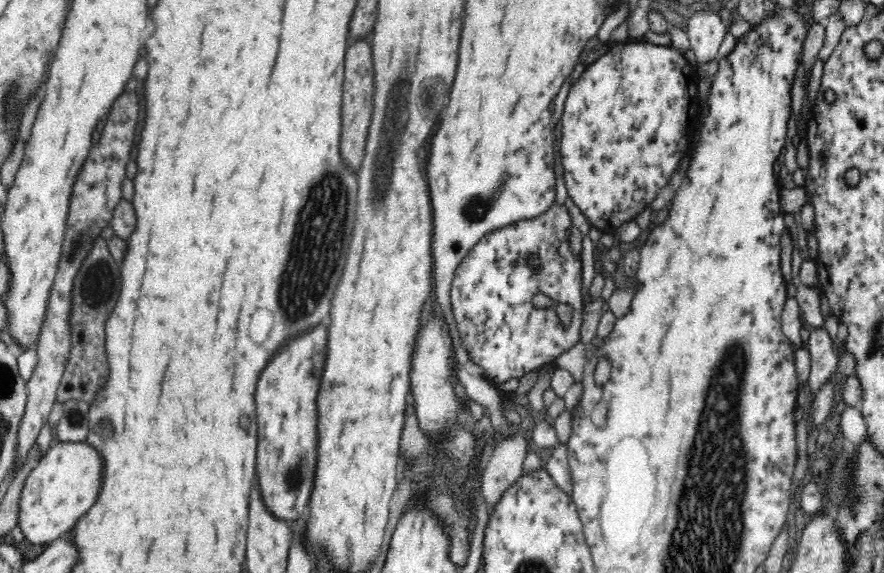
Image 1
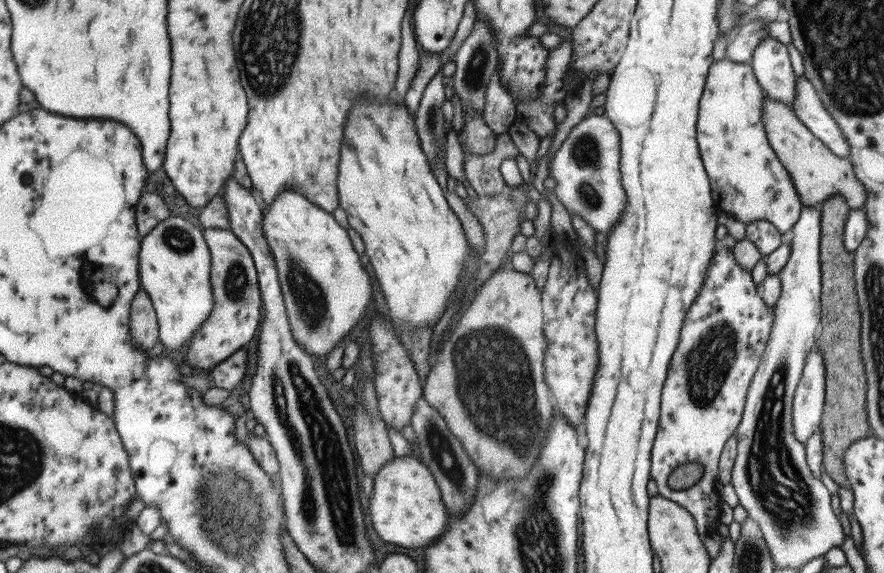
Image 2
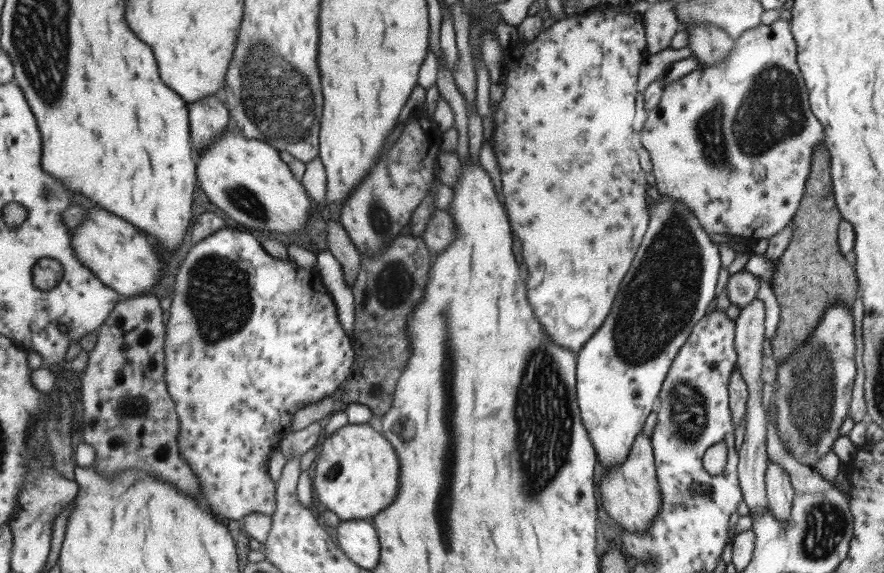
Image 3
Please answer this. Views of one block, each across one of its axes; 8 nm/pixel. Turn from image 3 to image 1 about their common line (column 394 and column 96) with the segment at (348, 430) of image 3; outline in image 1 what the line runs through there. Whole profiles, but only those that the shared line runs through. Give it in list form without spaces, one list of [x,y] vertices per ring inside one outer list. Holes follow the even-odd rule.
[[[57,442],[41,456],[38,465],[32,468],[22,484],[20,500],[18,500],[18,516],[16,526],[22,531],[24,538],[29,543],[43,545],[51,543],[57,538],[64,537],[76,526],[78,518],[88,512],[88,508],[96,502],[96,496],[100,492],[100,474],[102,474],[102,459],[96,448],[90,443],[84,442]]]

